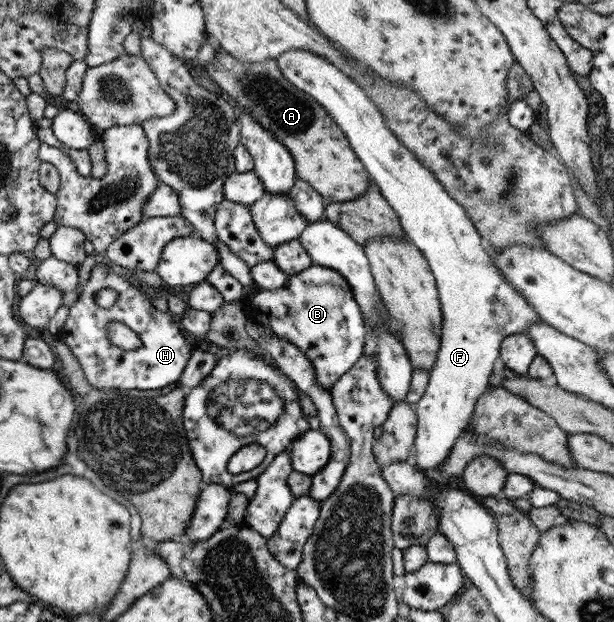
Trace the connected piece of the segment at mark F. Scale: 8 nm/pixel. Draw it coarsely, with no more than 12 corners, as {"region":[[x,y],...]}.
{"region":[[307,50],[282,76],[342,129],[442,308],[416,468],[469,427],[505,337],[544,323],[372,99]]}

